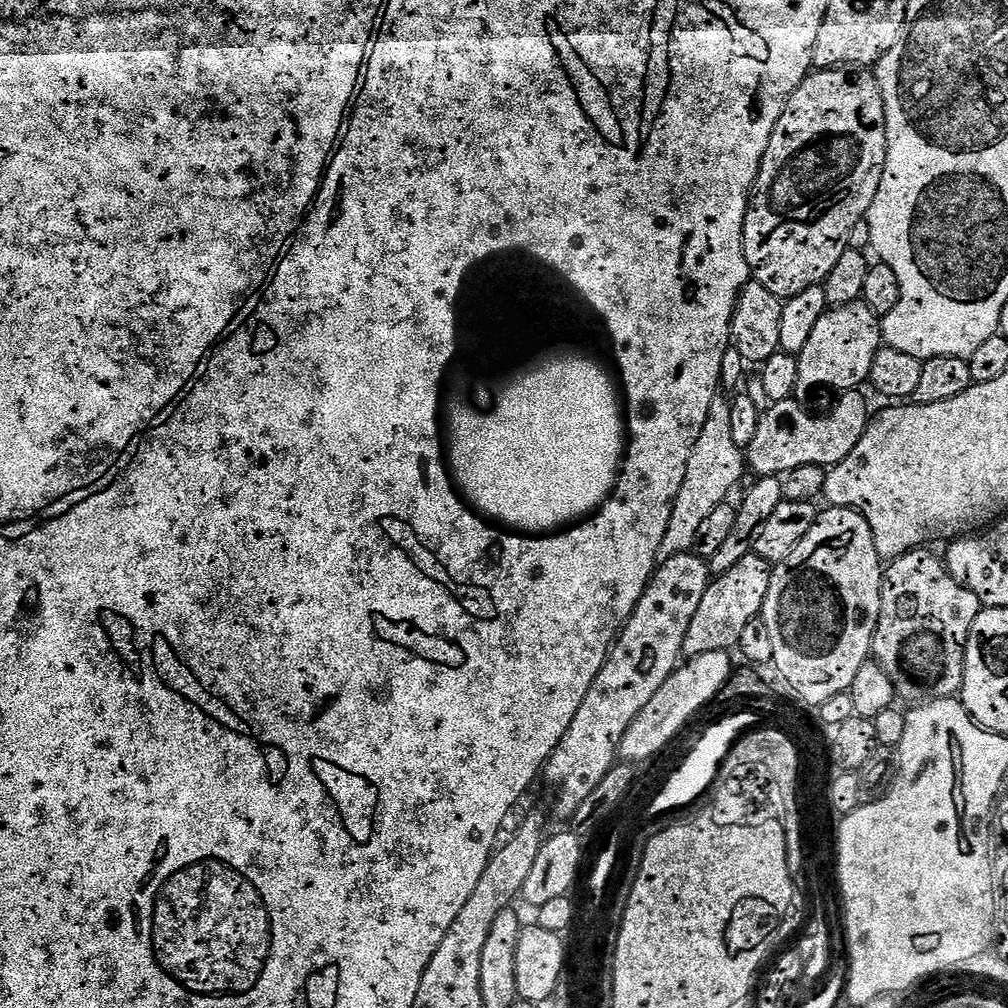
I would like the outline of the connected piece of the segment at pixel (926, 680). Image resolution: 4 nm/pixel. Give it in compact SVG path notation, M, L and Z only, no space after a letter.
M927 547L911 549L904 553L903 556L897 556L891 561L892 565L884 568L884 583L880 585L880 603L884 606L884 620L878 618L876 623L876 635L872 637L871 655L874 657L875 663L879 664L881 670L886 673L892 672L890 682L892 685L904 688L904 698L952 698L957 695L964 681L964 651L966 650L968 631L974 618L982 610L980 599L976 597L971 590L964 587L948 573L948 565L943 559L940 560L932 552L927 552Z

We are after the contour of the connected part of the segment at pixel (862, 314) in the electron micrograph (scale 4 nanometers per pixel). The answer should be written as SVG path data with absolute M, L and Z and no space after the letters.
M853 302L829 307L818 318L806 346L798 354L797 389L803 388L840 388L856 390L860 383L867 381L872 374L872 363L882 347L882 320L877 313L871 312L867 304Z

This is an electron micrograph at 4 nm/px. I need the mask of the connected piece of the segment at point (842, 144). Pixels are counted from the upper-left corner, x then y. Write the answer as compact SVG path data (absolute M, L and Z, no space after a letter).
M844 66L816 70L809 74L798 85L796 91L788 97L784 105L784 112L774 126L774 134L766 146L766 154L760 163L760 173L756 175L756 182L750 193L750 207L744 219L744 263L748 265L748 271L754 277L755 283L766 286L766 290L770 290L770 294L787 298L797 296L811 284L820 284L827 280L830 270L834 270L838 258L842 258L845 247L849 243L848 235L855 230L859 220L861 223L867 217L868 207L874 202L878 186L882 182L887 153L884 103L875 75L868 70L849 70Z

